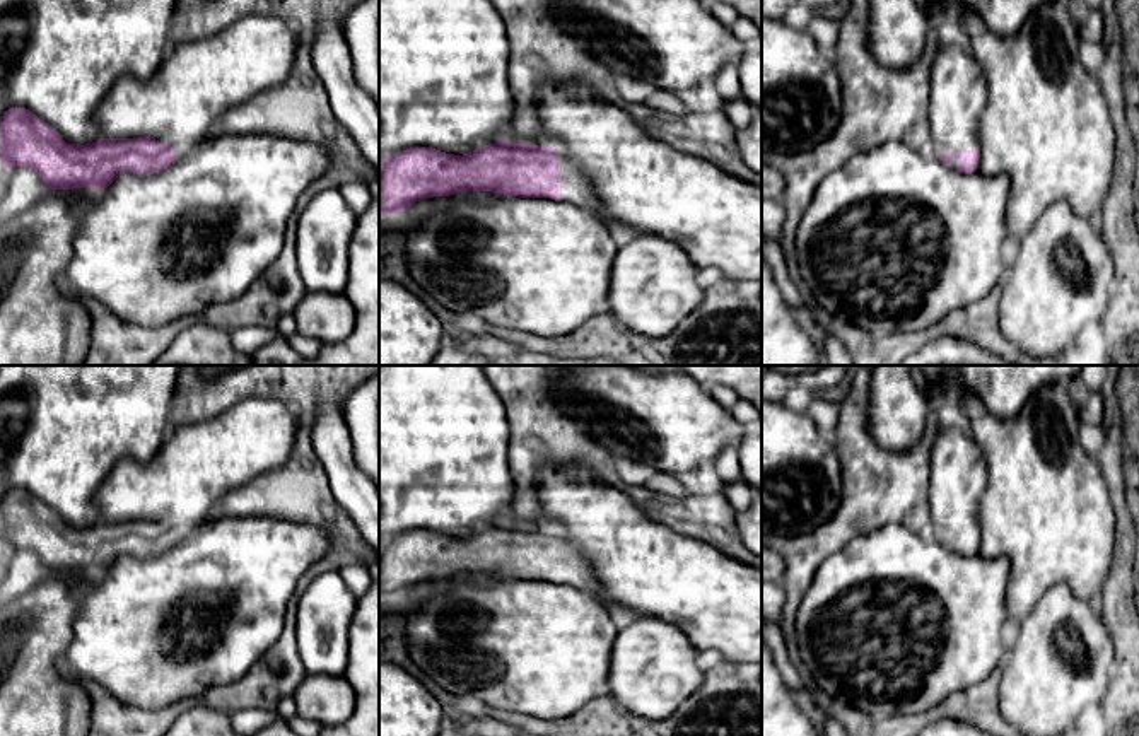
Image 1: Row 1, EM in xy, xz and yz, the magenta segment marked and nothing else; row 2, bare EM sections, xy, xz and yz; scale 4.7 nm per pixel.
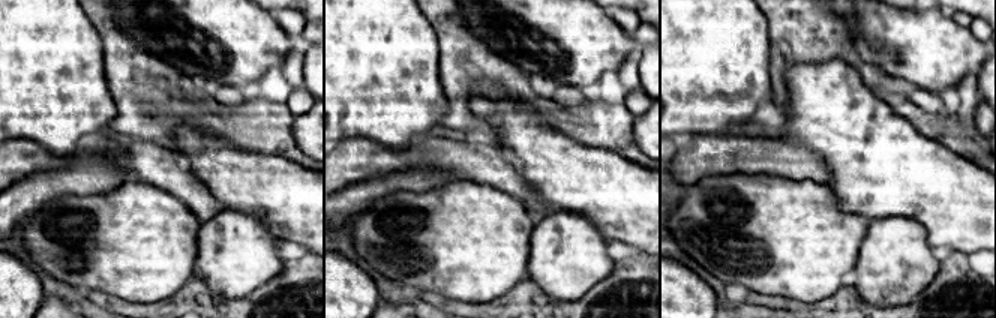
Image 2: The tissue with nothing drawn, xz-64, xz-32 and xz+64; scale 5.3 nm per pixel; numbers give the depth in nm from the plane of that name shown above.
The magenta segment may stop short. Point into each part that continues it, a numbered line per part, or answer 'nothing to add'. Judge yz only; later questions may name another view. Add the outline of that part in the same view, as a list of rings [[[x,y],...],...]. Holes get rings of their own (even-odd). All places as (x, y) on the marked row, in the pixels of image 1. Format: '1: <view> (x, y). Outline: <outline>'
1: yz (957, 86). Outline: [[[956,44],[939,46],[929,75],[929,149],[937,157],[948,157],[951,150],[978,149],[978,120],[985,106],[987,80],[978,61]]]

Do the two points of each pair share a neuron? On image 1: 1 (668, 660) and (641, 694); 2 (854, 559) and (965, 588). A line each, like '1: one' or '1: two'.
1: one
2: one

